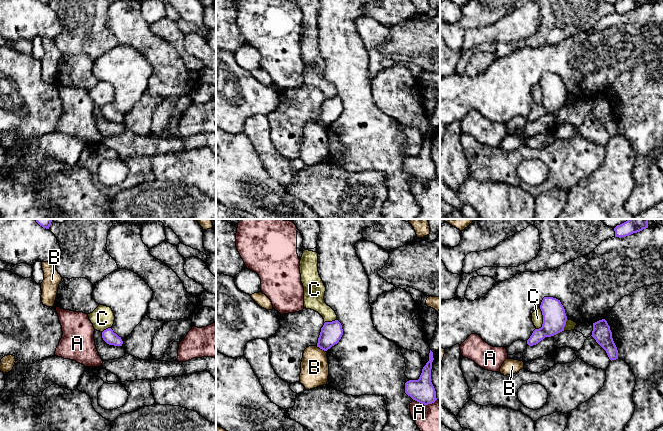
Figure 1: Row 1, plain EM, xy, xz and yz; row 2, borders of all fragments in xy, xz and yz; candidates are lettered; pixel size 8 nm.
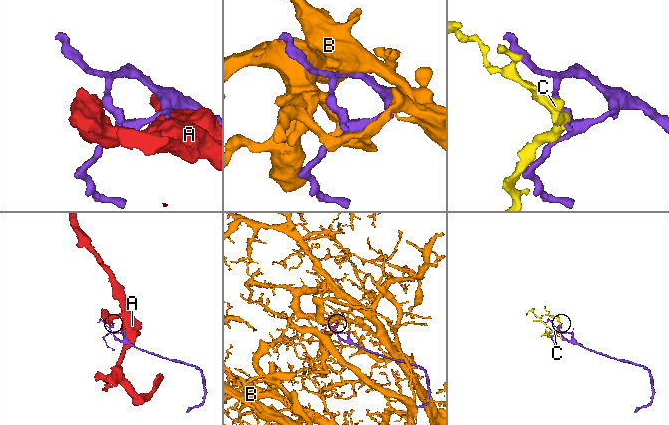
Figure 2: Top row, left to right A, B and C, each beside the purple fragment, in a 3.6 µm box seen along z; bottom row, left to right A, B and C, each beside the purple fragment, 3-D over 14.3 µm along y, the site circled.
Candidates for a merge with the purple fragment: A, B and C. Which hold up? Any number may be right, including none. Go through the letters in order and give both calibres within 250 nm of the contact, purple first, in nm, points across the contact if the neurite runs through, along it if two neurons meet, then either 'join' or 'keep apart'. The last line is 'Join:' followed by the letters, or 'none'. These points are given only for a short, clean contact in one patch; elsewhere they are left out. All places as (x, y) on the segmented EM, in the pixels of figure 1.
A: 190/240 nm | keep apart
B: 170/220 nm | keep apart
C: 190/100 nm | along yz (539, 308), (542, 314), (542, 325), (536, 329) | keep apart
Join: none

